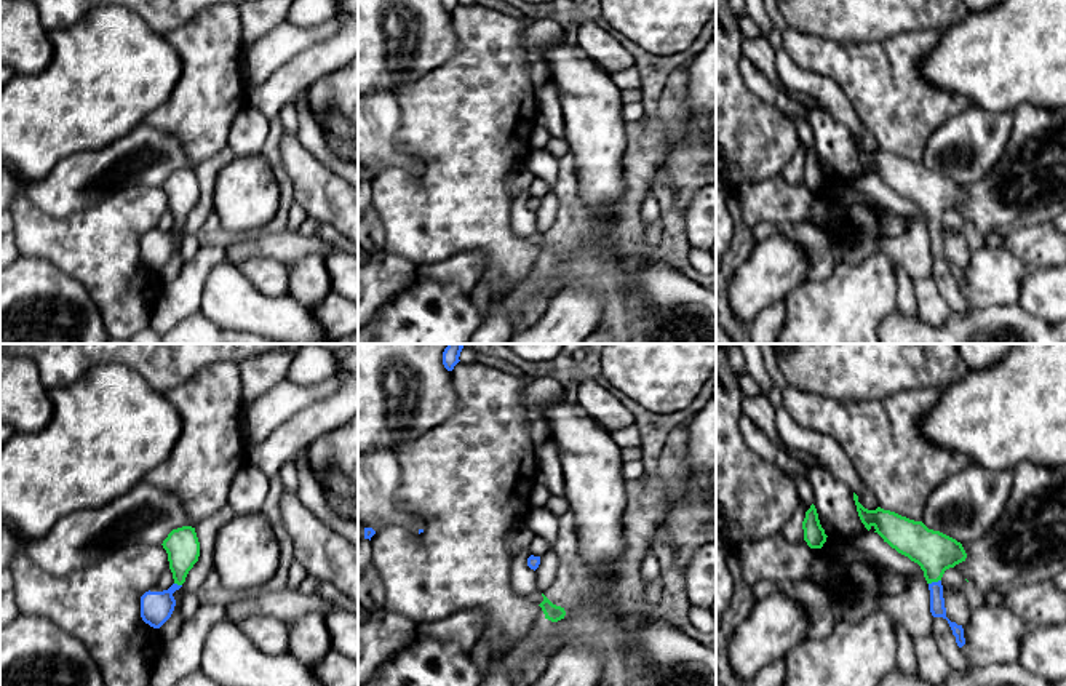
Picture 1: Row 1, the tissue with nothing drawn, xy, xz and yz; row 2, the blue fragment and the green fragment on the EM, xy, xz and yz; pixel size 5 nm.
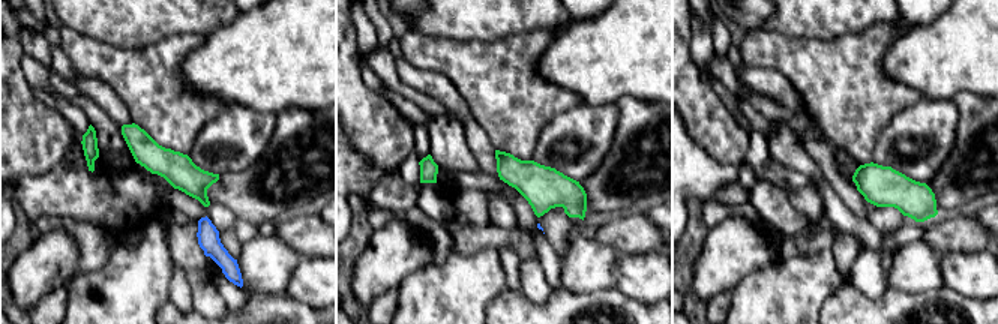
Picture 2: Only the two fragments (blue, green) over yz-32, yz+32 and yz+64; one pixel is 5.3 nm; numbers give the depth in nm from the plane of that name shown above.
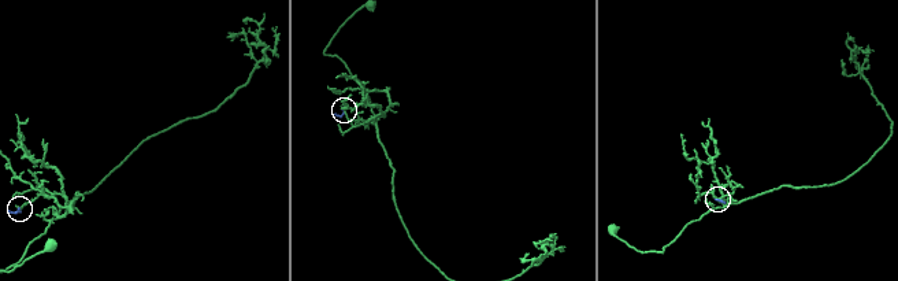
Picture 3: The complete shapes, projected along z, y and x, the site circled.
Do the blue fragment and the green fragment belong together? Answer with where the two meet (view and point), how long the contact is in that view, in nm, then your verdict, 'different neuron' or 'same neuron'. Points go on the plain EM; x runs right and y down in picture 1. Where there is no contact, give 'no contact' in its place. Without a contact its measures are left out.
contact yz (934, 224); length 70 nm; same neuron

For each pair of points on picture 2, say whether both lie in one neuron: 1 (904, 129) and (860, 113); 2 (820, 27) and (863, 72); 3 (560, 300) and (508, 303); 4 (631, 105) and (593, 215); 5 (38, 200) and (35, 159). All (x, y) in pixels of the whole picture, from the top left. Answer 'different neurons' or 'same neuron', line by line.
1: different neurons
2: different neurons
3: same neuron
4: same neuron
5: different neurons

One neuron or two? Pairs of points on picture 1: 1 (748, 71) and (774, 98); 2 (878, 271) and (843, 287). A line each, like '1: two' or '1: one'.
1: one
2: one

